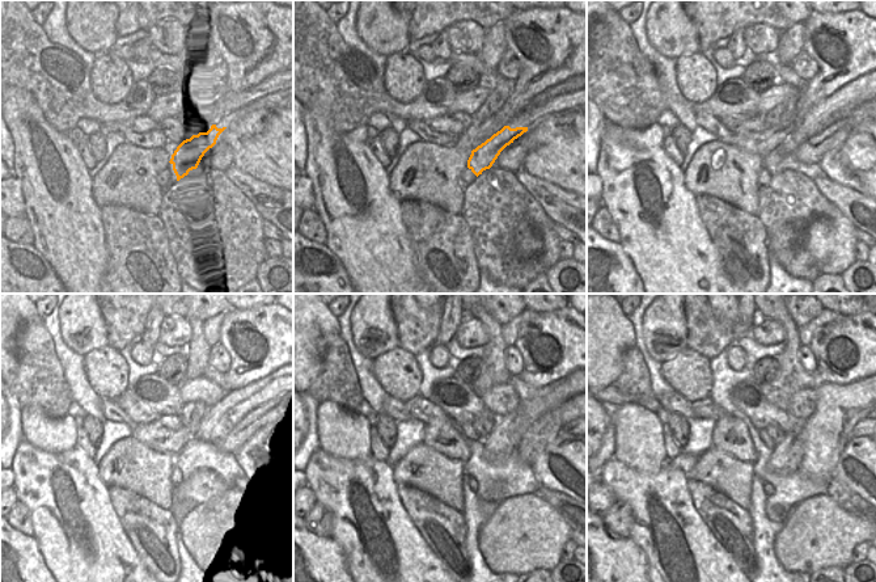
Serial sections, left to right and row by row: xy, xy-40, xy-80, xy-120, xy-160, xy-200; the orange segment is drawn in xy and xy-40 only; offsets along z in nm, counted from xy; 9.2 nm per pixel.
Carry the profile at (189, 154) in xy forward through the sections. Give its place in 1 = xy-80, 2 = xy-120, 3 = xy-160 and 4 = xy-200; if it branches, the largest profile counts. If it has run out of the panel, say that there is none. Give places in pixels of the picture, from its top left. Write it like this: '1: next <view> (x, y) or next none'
1: next xy-80 (799, 135)
2: next xy-120 (206, 424)
3: next xy-160 (503, 426)
4: next xy-200 (799, 425)

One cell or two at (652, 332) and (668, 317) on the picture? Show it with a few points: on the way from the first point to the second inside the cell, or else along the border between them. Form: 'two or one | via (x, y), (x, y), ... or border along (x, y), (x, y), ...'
one | via (656, 329), (664, 321)

